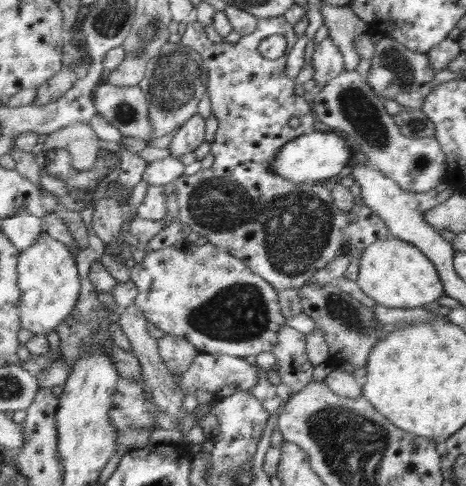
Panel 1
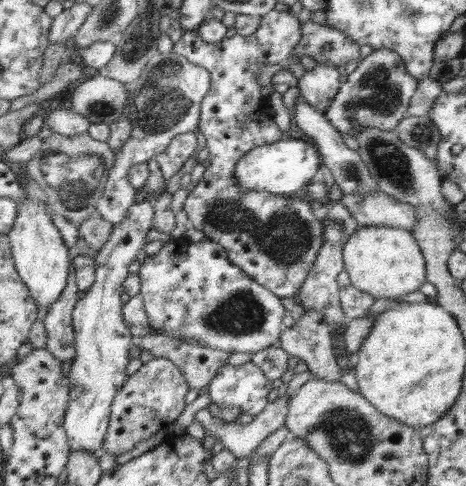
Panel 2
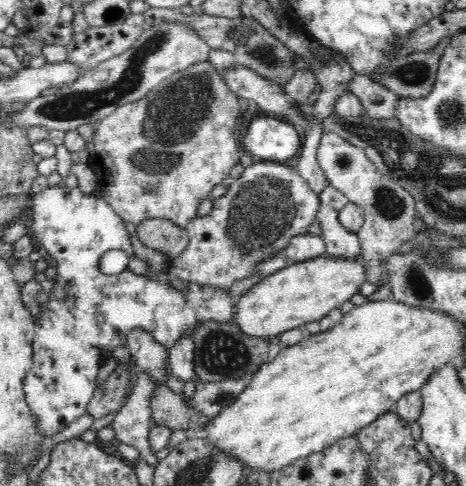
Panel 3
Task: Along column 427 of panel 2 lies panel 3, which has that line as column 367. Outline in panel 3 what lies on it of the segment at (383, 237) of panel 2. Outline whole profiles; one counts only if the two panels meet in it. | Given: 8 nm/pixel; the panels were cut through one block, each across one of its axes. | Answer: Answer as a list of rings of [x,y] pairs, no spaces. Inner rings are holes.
[[[364,254],[356,256],[318,256],[304,262],[296,262],[278,270],[266,280],[248,290],[238,304],[236,324],[250,336],[270,338],[280,336],[292,328],[304,328],[308,322],[318,322],[334,308],[340,308],[354,294],[360,294],[360,286],[368,280],[368,260]]]

